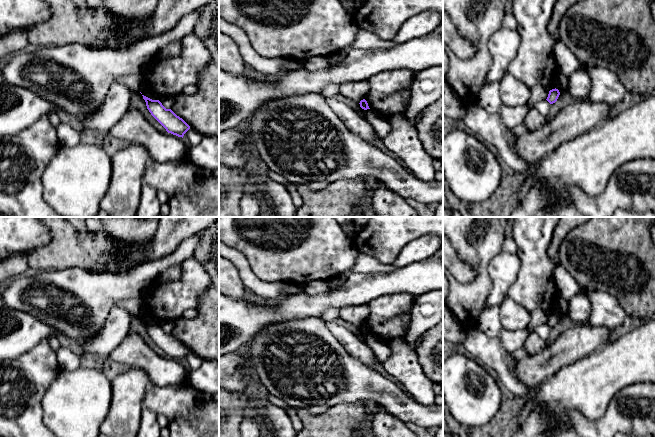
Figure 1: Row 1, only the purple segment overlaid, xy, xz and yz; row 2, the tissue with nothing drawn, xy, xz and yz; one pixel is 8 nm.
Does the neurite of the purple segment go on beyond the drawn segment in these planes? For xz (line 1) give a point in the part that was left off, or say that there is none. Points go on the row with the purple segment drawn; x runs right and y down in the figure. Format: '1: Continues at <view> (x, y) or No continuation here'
1: No continuation here

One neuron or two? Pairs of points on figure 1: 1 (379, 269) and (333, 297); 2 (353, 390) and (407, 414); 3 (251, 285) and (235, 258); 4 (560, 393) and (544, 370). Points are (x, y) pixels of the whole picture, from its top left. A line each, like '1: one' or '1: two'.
1: two
2: one
3: one
4: two

